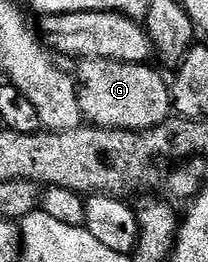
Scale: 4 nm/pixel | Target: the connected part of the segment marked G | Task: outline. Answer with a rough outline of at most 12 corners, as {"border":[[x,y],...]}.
{"border":[[82,59],[81,118],[145,131],[171,115],[171,87],[144,63]]}

